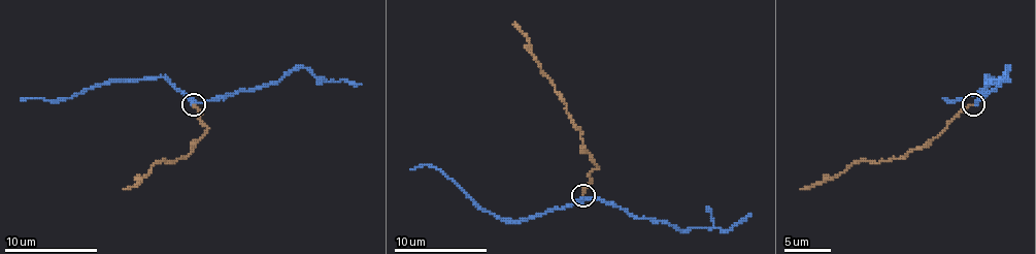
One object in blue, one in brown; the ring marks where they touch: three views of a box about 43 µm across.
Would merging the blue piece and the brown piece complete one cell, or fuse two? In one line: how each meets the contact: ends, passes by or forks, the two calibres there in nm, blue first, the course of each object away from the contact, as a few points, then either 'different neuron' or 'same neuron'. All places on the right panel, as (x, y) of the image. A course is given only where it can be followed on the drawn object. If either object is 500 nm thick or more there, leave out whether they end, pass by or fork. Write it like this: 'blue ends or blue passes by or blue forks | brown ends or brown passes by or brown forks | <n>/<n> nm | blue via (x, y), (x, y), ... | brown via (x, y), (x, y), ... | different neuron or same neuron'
blue passes by | brown ends | 300/150 nm | blue via (975, 104), (989, 76), (998, 80), (966, 98), (942, 98), (947, 100) | brown via (973, 104), (903, 158), (877, 163), (854, 161), (831, 180), (800, 189) | different neuron

